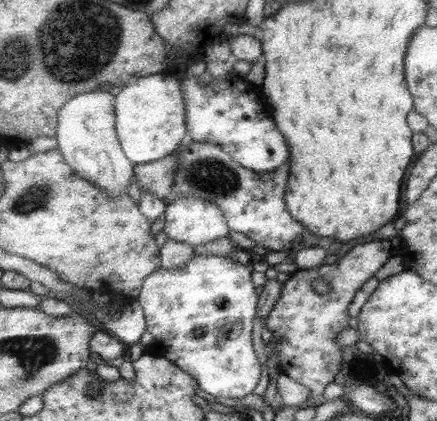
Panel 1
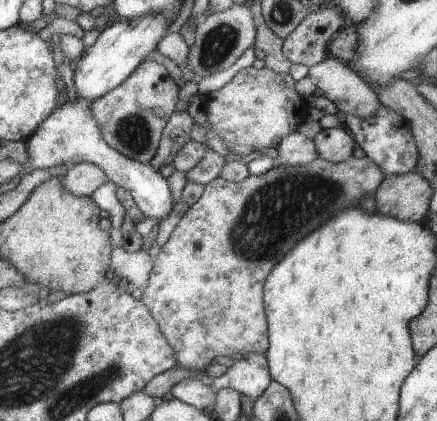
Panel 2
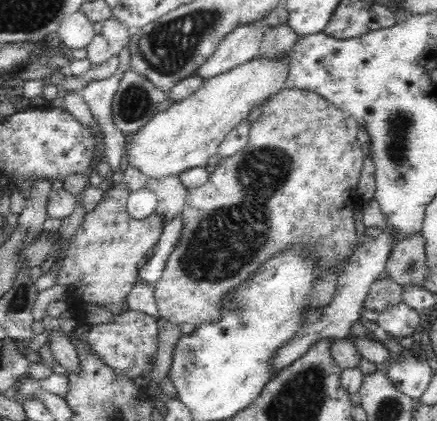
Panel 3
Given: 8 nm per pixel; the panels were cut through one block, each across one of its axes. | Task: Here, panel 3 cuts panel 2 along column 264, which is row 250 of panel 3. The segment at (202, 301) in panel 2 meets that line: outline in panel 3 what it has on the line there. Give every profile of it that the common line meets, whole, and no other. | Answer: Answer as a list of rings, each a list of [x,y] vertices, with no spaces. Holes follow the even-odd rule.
[[[284,88],[276,98],[272,98],[270,102],[266,102],[266,106],[262,108],[258,120],[250,126],[250,134],[248,134],[248,144],[244,146],[244,150],[236,152],[234,156],[230,156],[228,160],[220,160],[216,172],[210,176],[210,180],[200,186],[200,188],[194,188],[188,192],[186,196],[186,204],[184,204],[184,232],[182,232],[182,238],[180,238],[180,244],[178,248],[172,252],[168,264],[166,264],[166,270],[160,278],[160,282],[156,284],[156,304],[158,304],[158,312],[160,312],[160,318],[170,322],[170,324],[192,324],[196,328],[200,326],[208,326],[208,324],[222,324],[226,320],[226,316],[242,316],[244,314],[244,306],[240,302],[236,302],[236,292],[240,292],[240,288],[244,286],[244,282],[250,280],[250,276],[254,276],[270,258],[282,254],[284,250],[294,250],[294,248],[300,248],[302,252],[308,254],[308,260],[302,262],[304,264],[310,264],[310,288],[304,296],[304,300],[300,302],[300,308],[302,310],[310,310],[310,308],[324,308],[334,290],[336,290],[336,284],[338,284],[338,278],[340,274],[344,272],[344,266],[348,264],[350,256],[354,254],[354,250],[358,248],[360,244],[360,238],[356,234],[356,218],[354,214],[358,210],[364,210],[368,202],[364,202],[358,194],[358,182],[360,182],[360,176],[362,176],[362,170],[364,170],[364,154],[362,152],[362,146],[358,142],[358,124],[356,120],[350,116],[350,112],[344,112],[344,110],[336,110],[336,106],[332,106],[332,102],[328,102],[324,96],[316,94],[316,92],[310,92],[310,90],[292,90],[292,88]],[[268,150],[268,154],[272,154],[272,150],[284,154],[284,156],[260,156],[260,152]]]

